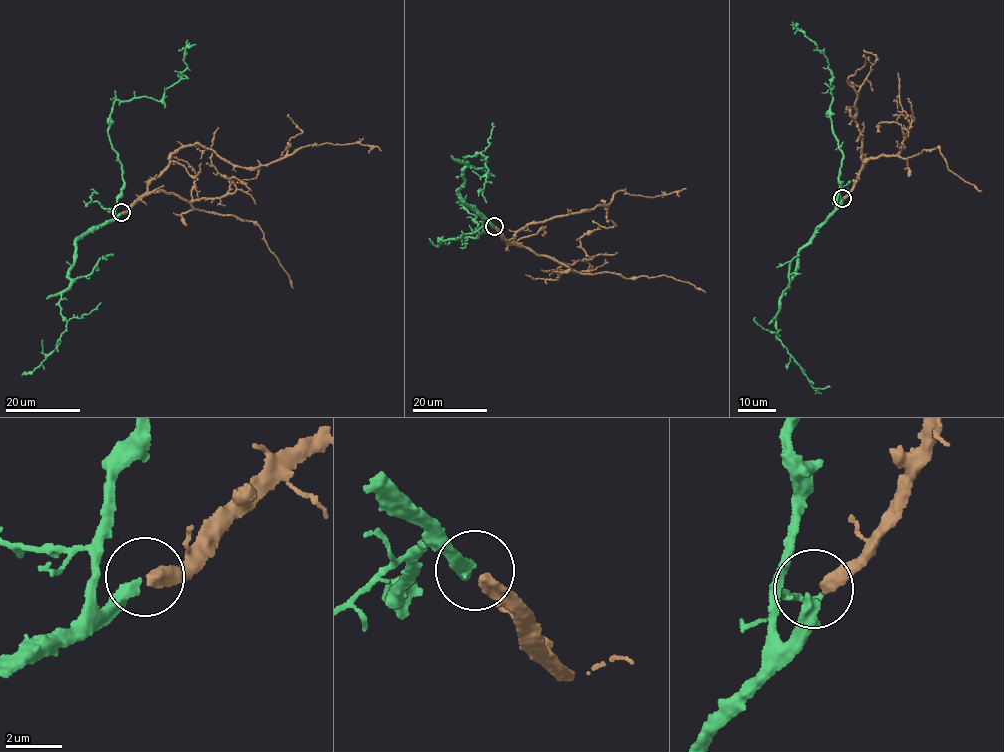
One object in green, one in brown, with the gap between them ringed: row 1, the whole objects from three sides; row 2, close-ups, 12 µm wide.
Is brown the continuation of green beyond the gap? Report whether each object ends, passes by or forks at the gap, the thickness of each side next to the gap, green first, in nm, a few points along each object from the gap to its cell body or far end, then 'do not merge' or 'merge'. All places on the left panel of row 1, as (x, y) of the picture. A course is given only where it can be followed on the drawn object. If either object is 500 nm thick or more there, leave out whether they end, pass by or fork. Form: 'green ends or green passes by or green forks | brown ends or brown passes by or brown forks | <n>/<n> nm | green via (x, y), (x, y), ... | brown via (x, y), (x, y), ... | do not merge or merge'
green ends | brown ends | 400/440 nm | green via (120, 213), (114, 214), (122, 165), (108, 134), (113, 103), (159, 101), (187, 66), (186, 47), (195, 45) | brown via (122, 212), (147, 190), (170, 156), (197, 143), (252, 168), (312, 144), (359, 143), (380, 150) | merge

